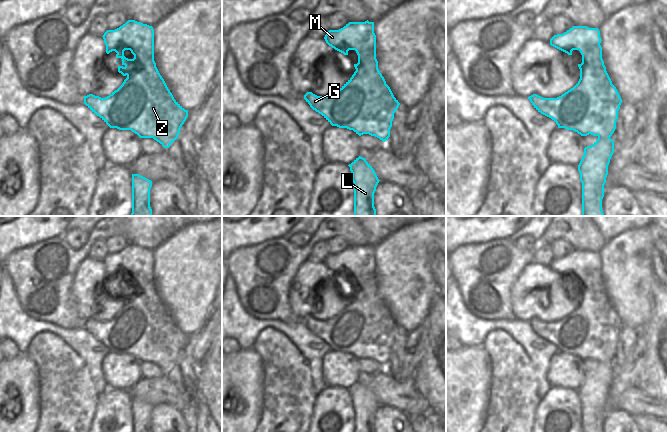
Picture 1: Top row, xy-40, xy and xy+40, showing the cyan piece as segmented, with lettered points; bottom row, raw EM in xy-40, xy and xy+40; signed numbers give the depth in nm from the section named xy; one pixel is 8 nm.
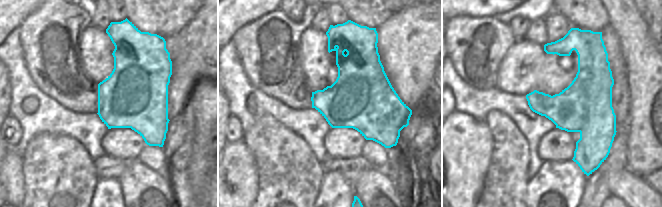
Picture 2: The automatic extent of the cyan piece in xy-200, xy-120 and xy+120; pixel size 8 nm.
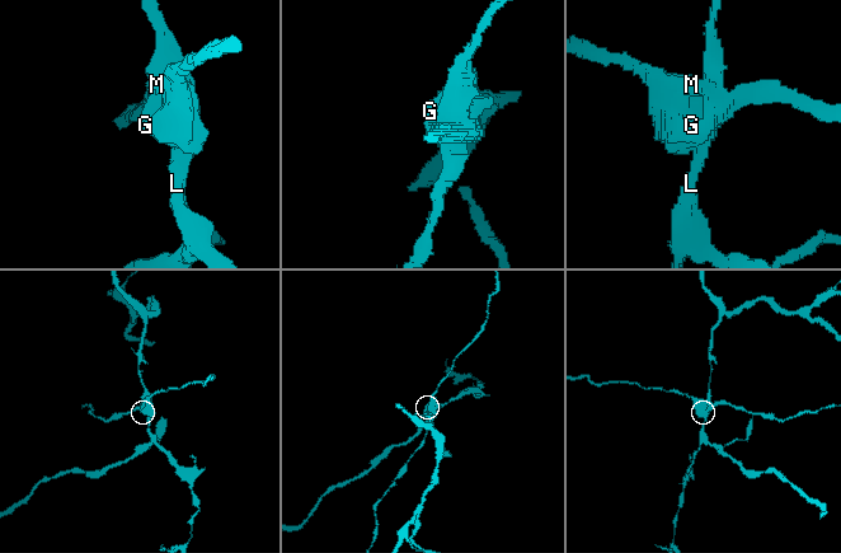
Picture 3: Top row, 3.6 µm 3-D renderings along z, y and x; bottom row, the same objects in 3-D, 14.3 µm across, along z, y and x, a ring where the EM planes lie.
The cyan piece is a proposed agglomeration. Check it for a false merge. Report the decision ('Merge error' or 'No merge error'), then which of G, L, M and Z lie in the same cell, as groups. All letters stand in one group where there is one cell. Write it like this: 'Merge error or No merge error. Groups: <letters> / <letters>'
Merge error. Groups: G M Z / L

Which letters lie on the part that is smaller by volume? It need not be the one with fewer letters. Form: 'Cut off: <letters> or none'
Cut off: G, M, Z

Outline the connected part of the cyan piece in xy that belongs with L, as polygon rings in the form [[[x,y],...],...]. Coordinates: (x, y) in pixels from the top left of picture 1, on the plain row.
[[[361,380],[348,390],[354,407],[354,432],[375,432],[374,417],[380,404],[374,393]]]

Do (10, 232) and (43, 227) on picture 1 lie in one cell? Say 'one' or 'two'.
one

